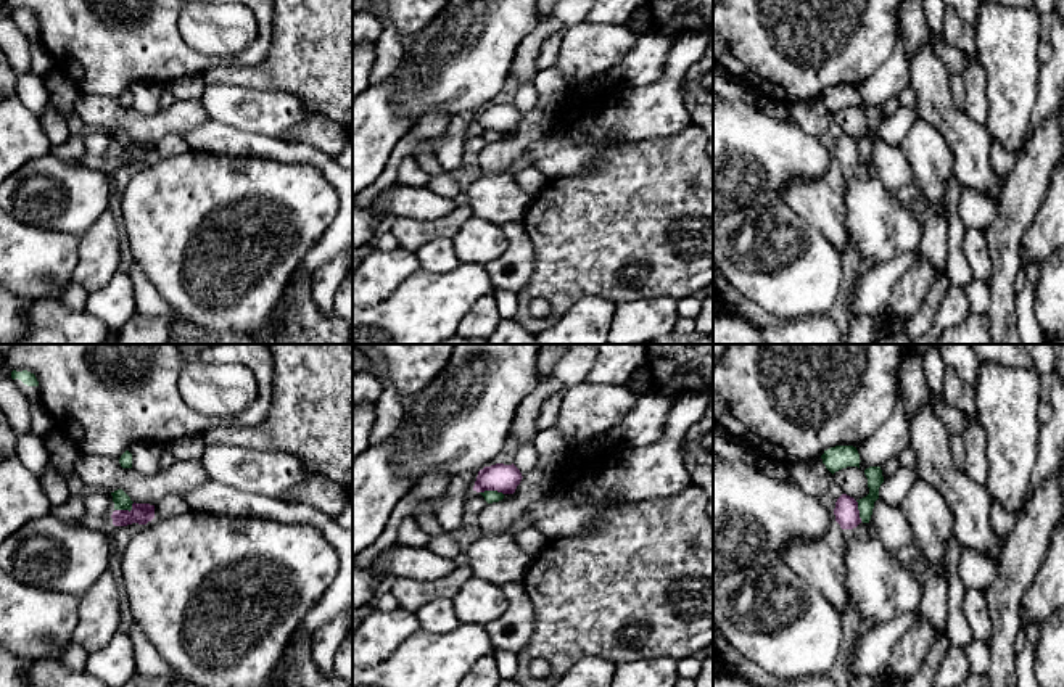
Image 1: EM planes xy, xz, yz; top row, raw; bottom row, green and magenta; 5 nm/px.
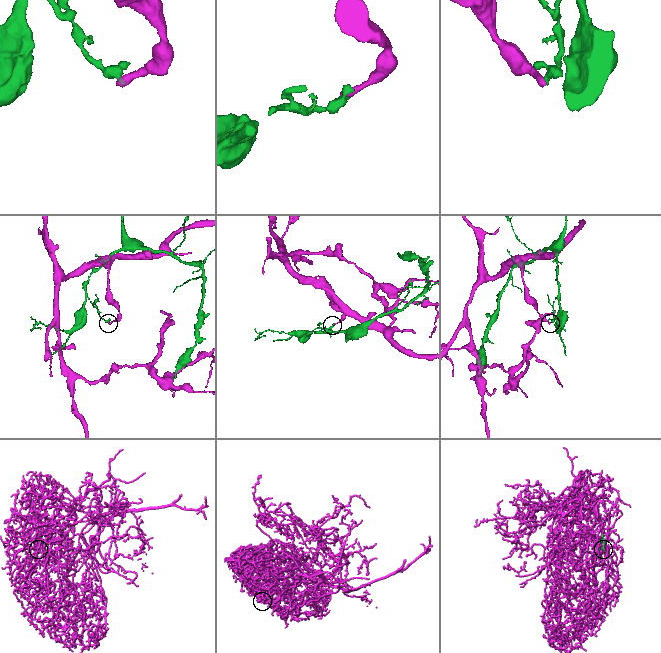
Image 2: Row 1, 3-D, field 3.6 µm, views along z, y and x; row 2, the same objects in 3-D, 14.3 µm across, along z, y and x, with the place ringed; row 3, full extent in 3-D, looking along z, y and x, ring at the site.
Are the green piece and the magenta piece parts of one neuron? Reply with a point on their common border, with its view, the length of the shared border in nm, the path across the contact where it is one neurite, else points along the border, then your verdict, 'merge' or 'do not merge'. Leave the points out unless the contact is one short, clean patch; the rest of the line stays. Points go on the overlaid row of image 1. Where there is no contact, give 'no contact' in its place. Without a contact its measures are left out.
contact xy (126, 509); length 110 nm; border xy (134, 502), (129, 510), (115, 510); do not merge

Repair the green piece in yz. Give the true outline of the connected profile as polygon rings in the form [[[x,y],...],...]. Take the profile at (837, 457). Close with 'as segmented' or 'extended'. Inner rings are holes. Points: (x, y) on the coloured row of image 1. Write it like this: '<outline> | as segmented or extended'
[[[835,446],[821,455],[823,463],[826,468],[834,475],[835,471],[847,468],[847,467],[858,467],[860,468],[860,454],[853,446]]] | as segmented

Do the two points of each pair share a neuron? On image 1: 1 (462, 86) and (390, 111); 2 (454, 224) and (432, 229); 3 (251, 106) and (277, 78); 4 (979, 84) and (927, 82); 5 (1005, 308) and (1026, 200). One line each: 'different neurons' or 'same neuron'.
1: different neurons
2: same neuron
3: different neurons
4: different neurons
5: same neuron

